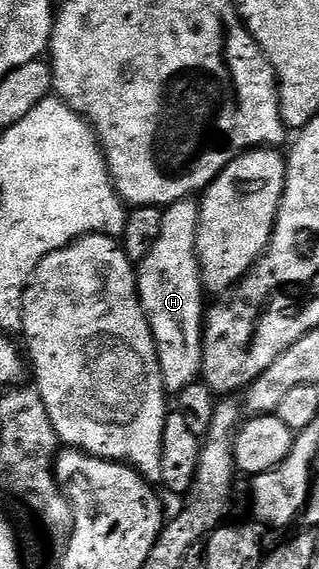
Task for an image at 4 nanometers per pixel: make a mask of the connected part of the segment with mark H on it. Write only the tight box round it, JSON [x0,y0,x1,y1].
[136,198,207,394]

